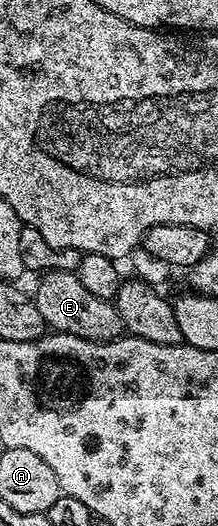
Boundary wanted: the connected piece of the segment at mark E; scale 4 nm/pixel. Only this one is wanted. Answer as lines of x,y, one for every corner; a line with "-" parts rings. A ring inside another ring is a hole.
55,271
40,278
35,292
39,315
43,315
46,326
54,333
75,335
88,341
113,341
122,336
123,326
119,311
112,300
92,293
89,285
79,283
76,273

